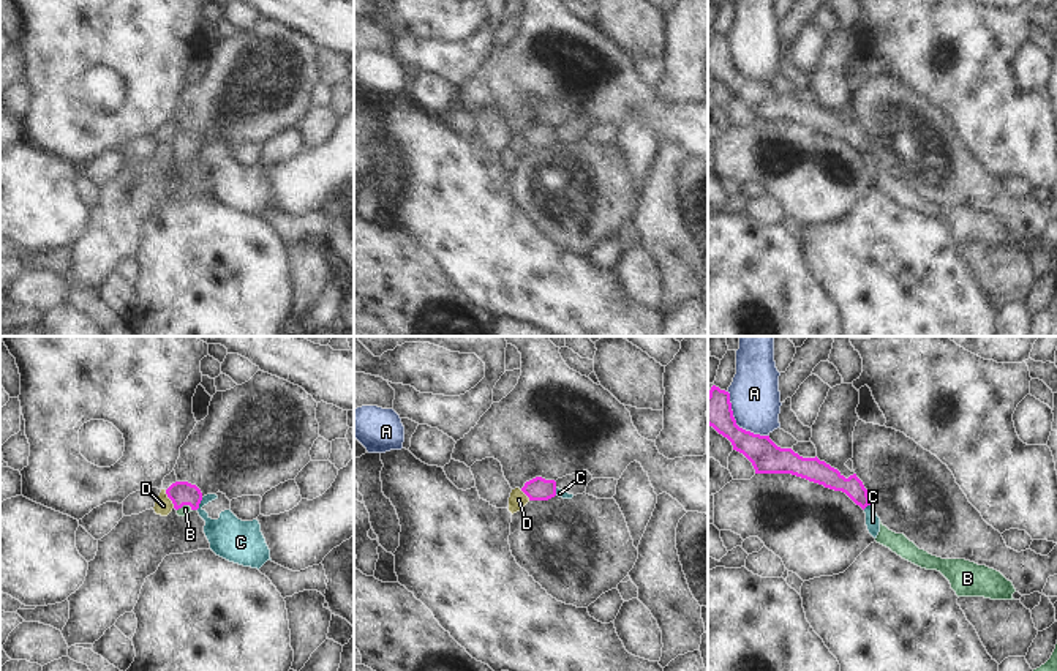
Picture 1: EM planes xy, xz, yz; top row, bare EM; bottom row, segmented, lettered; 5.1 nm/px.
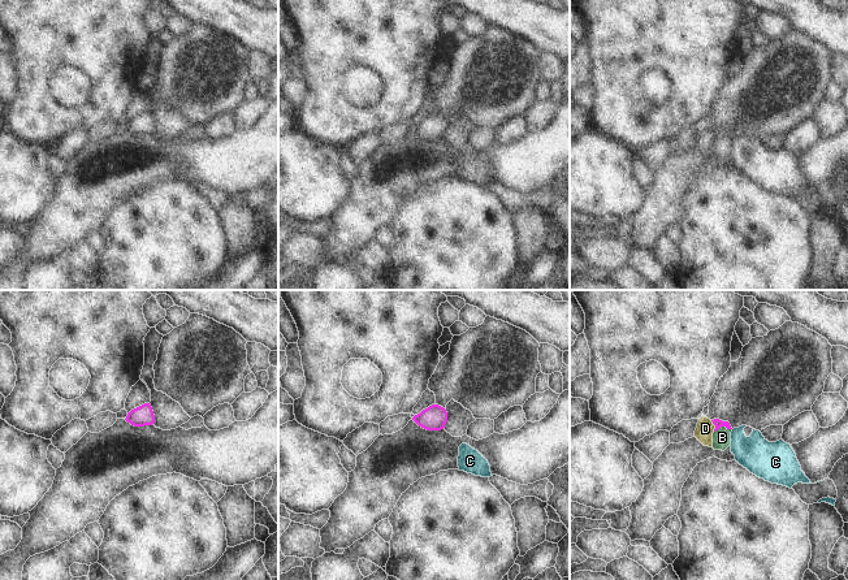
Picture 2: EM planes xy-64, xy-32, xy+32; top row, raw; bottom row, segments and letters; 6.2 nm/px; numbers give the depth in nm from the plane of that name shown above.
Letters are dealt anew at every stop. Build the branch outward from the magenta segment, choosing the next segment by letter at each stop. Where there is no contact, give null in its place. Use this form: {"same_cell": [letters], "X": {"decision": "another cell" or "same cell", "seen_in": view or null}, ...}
{"same_cell": ["B"], "A": {"decision": "another cell", "seen_in": "yz"}, "B": {"decision": "same cell", "seen_in": "xy"}, "C": {"decision": "another cell", "seen_in": "xy"}, "D": {"decision": "another cell", "seen_in": "xy"}}

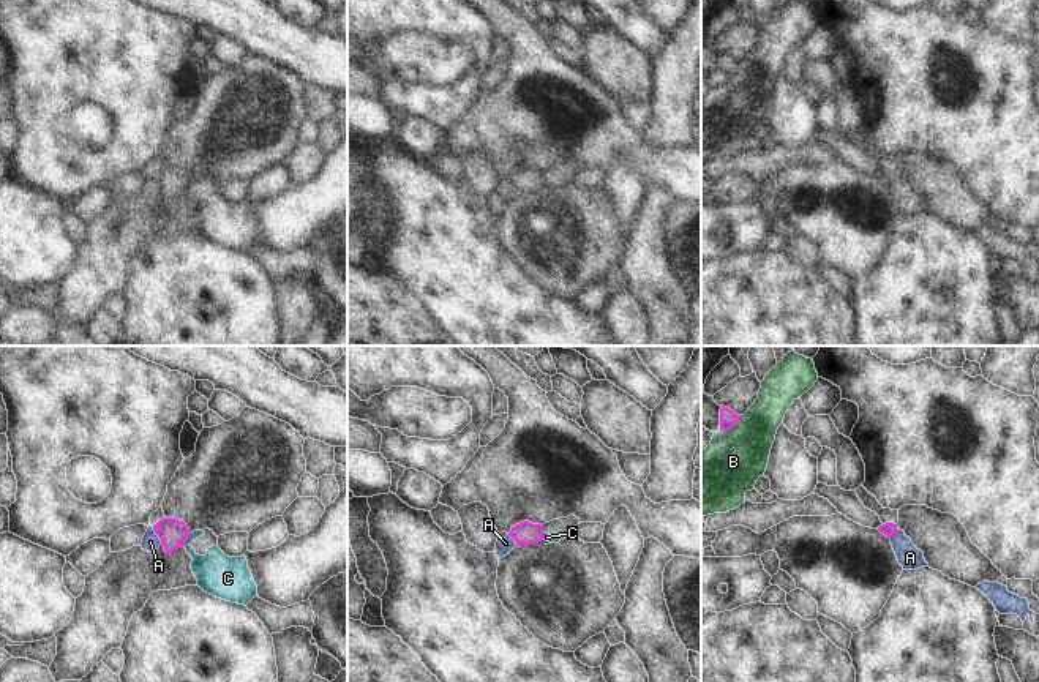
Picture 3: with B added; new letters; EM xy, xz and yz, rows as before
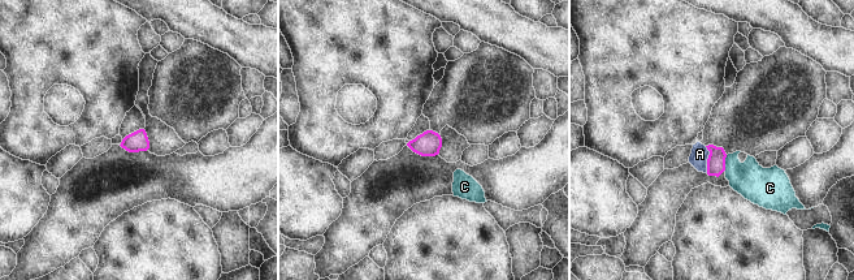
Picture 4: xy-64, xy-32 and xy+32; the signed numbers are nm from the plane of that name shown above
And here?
{"same_cell": [], "A": {"decision": "another cell", "seen_in": "xy"}, "B": {"decision": "another cell", "seen_in": "yz"}, "C": {"decision": "another cell", "seen_in": "xy"}}

